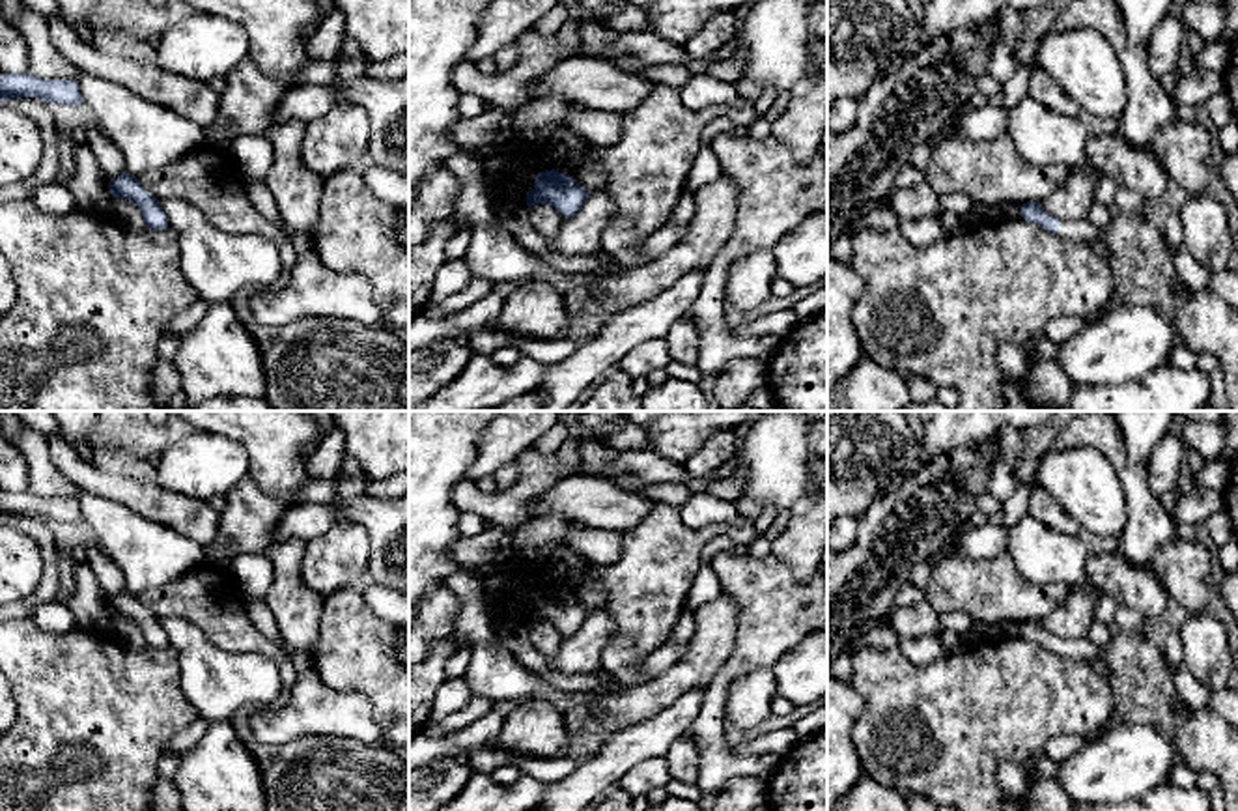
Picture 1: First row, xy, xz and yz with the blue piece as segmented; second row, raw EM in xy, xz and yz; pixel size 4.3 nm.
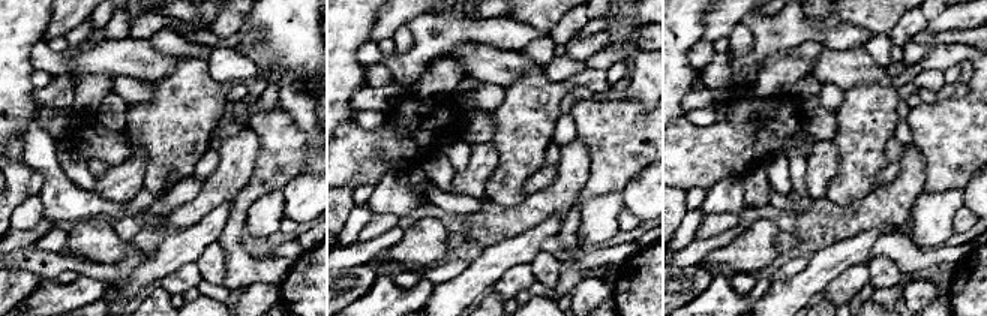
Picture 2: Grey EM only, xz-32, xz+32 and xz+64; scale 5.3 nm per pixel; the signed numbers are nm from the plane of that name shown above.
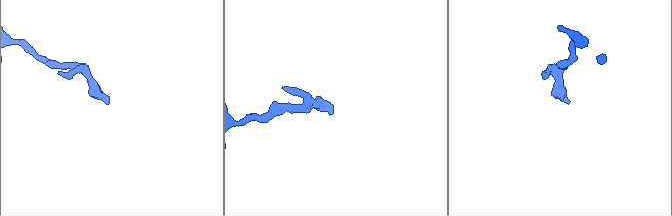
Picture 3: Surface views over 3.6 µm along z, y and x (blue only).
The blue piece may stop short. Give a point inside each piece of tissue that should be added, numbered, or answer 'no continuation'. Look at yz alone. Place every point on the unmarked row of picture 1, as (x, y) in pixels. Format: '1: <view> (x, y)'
1: yz (1083, 649)

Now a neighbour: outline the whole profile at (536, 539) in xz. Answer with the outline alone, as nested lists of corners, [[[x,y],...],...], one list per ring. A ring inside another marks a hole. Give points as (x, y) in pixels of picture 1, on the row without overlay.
[[[556,512],[528,518],[512,533],[512,555],[523,562],[545,562],[566,542],[571,525],[571,519]]]

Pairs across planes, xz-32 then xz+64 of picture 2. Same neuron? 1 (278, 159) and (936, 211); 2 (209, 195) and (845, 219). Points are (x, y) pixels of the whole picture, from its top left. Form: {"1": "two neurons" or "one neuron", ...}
{"1": "two neurons", "2": "one neuron"}

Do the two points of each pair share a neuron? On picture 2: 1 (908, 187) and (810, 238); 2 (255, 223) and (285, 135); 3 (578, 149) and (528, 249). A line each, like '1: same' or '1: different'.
1: same
2: different
3: different

